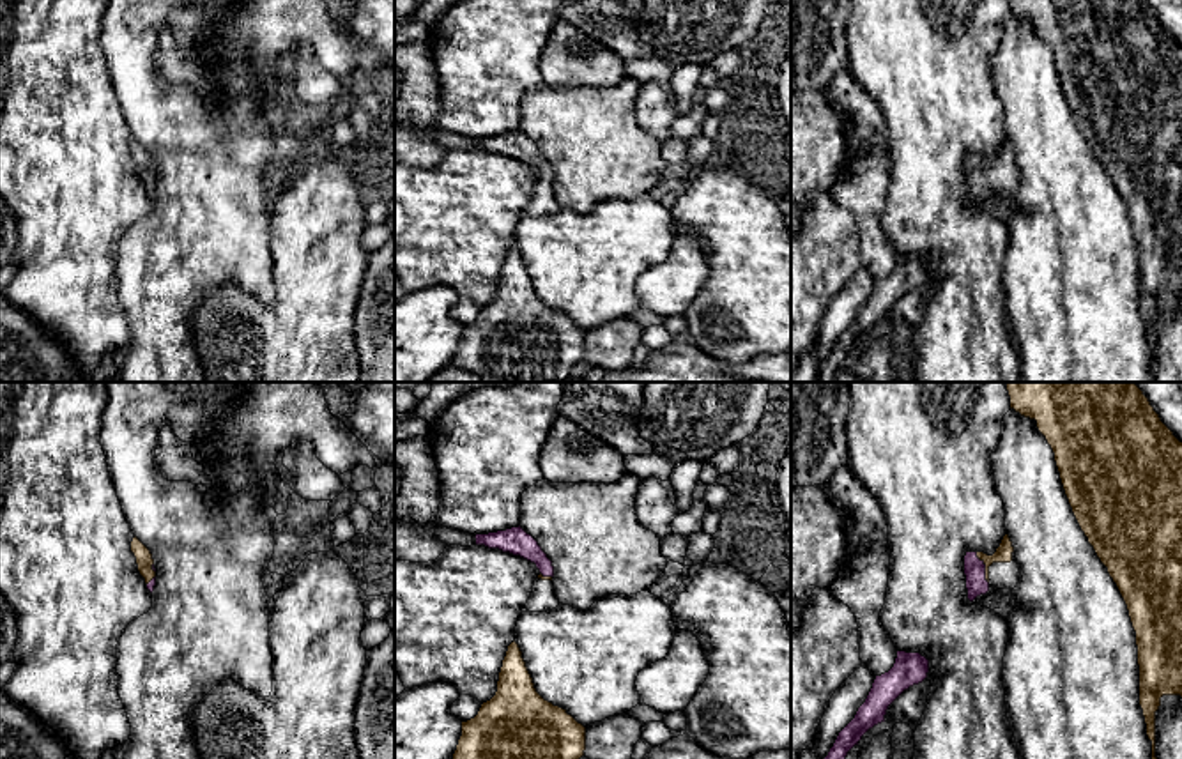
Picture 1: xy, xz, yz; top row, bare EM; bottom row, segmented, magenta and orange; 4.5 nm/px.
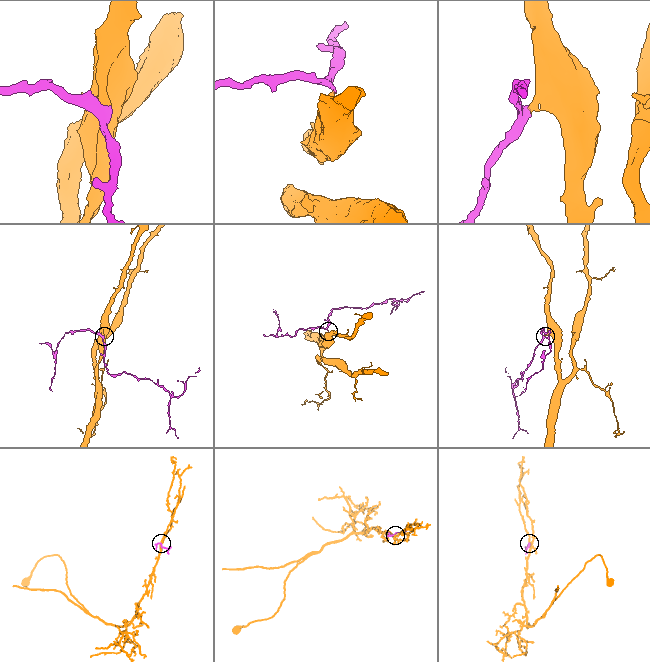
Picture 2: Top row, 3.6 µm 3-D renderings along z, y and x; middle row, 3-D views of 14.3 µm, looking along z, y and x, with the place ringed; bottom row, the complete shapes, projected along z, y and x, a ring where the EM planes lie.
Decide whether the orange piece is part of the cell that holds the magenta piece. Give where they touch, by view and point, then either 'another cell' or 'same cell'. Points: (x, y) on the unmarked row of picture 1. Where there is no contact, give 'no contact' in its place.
yz (984, 172) | same cell

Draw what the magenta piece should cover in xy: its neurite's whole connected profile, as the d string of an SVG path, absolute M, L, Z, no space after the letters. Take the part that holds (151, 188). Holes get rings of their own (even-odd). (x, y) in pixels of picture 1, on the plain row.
M134 140L131 156L136 161L138 175L145 182L147 193L152 196L156 189L156 172L150 154Z

